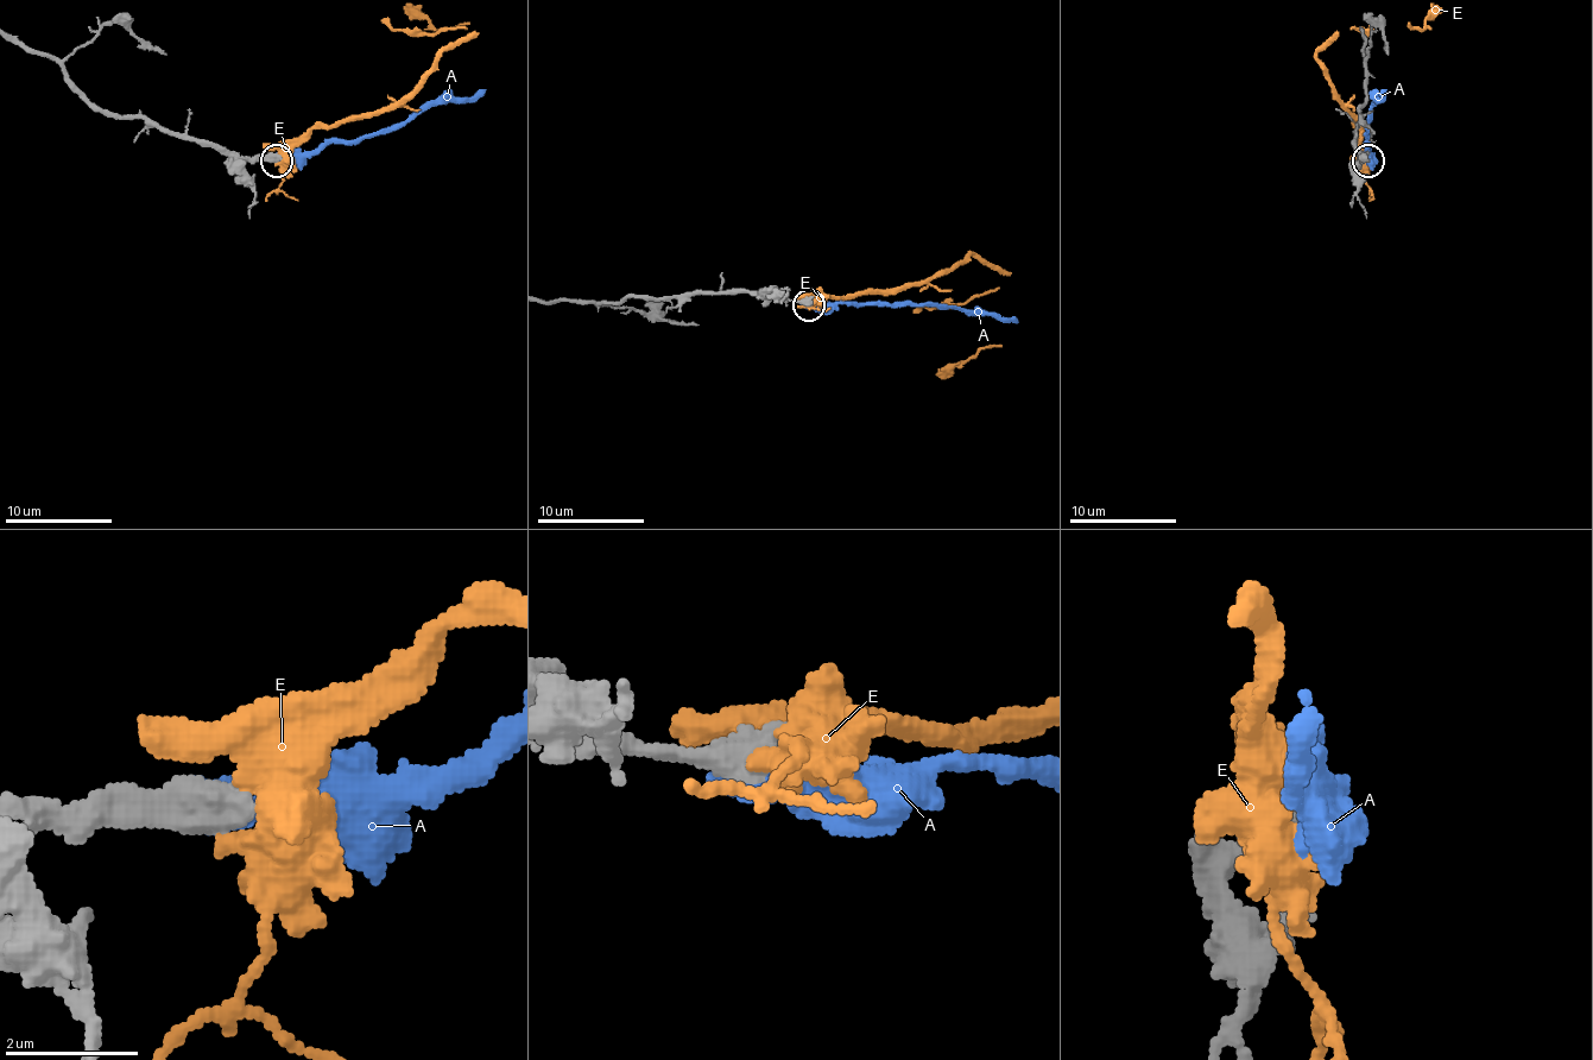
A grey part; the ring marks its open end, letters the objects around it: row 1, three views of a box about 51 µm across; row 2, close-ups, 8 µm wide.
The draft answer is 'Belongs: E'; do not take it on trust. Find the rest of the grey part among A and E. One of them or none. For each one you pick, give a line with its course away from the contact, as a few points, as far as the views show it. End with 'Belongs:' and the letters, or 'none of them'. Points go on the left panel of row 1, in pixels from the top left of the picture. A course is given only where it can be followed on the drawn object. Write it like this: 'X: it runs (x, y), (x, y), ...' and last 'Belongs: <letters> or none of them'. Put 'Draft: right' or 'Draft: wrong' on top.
Draft: wrong
A: it runs (273, 159), (310, 157), (329, 144), (356, 144), (396, 131), (431, 106), (466, 101), (485, 90)
Belongs: A

